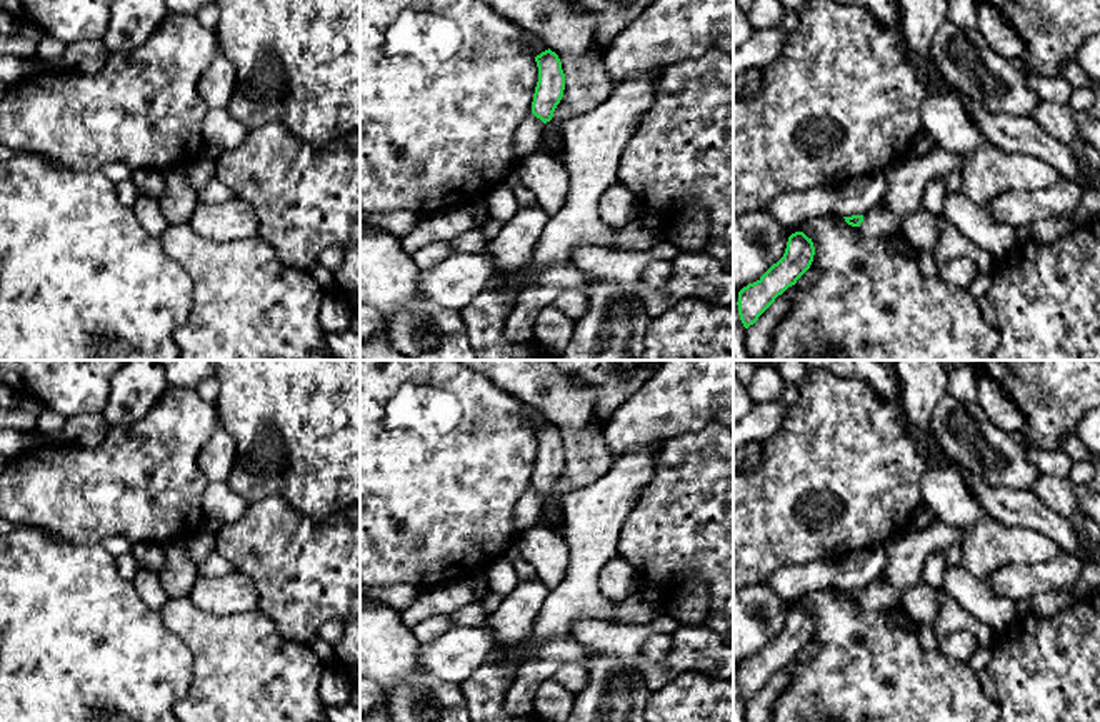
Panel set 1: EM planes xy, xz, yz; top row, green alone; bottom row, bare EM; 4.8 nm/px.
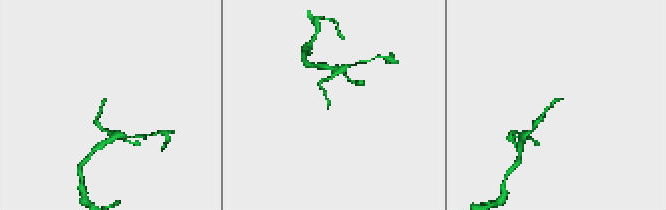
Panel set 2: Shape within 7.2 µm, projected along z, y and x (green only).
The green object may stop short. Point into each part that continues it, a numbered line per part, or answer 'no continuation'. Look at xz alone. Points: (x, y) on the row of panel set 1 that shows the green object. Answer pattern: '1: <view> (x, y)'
1: xz (549, 130)

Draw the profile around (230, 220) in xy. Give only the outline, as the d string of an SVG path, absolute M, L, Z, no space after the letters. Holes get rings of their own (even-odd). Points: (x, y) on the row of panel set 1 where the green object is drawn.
M198 198L188 223L198 235L213 242L258 237L257 213L240 198L223 203L207 203Z

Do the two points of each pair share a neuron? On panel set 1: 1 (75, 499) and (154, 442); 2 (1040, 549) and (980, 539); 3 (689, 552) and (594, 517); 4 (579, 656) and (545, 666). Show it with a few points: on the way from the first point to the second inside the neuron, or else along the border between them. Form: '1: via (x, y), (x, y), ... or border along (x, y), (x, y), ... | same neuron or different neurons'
1: via (95, 492), (105, 491), (134, 462) | same neuron
2: via (1025, 546), (995, 546) | same neuron
3: border along (640, 492), (624, 522), (617, 556) | different neurons
4: via (570, 656), (554, 657) | same neuron

